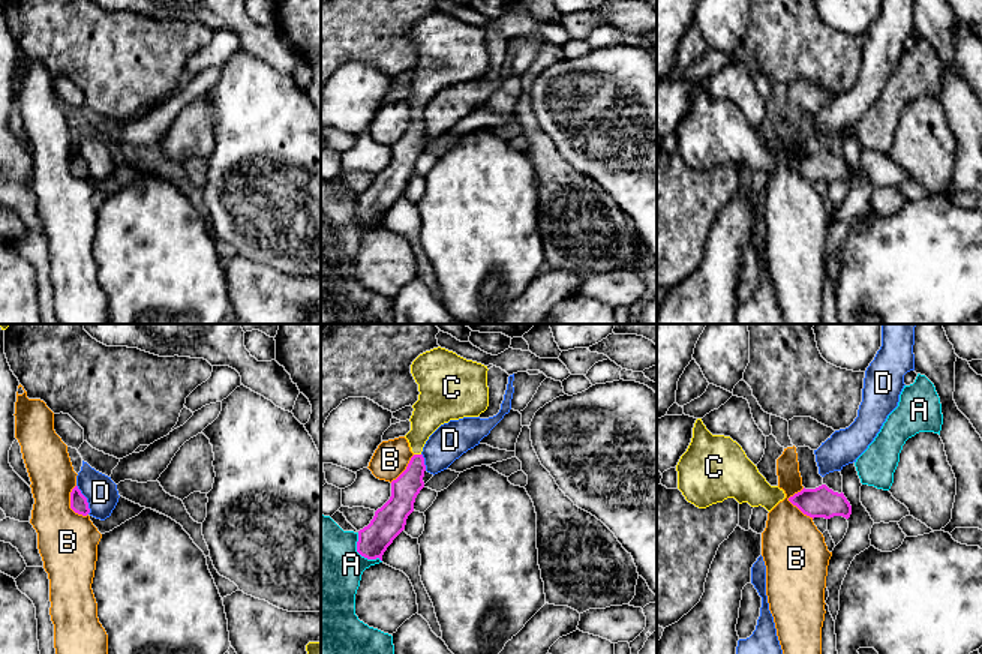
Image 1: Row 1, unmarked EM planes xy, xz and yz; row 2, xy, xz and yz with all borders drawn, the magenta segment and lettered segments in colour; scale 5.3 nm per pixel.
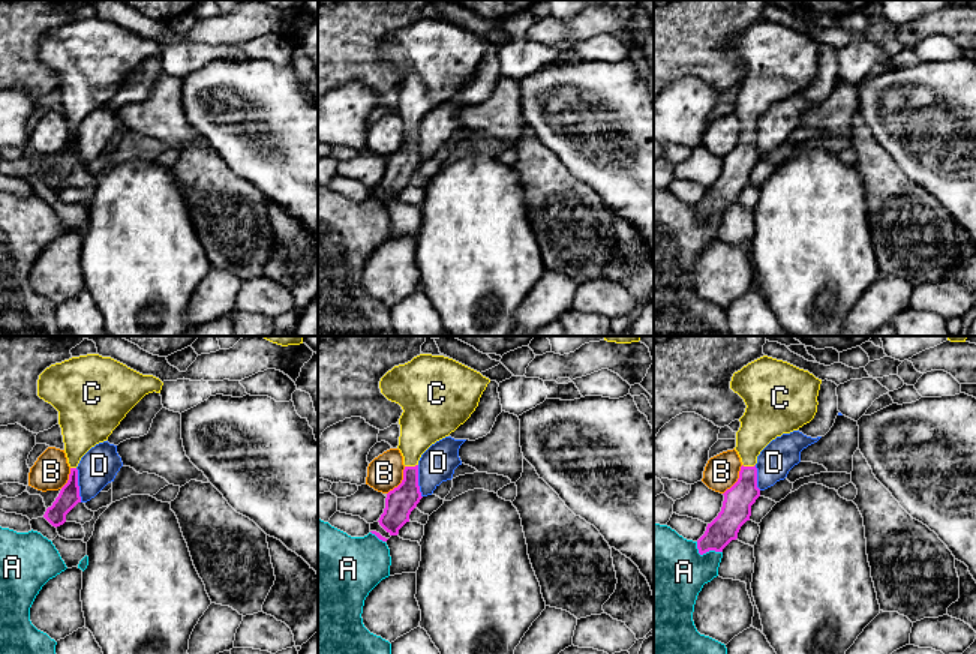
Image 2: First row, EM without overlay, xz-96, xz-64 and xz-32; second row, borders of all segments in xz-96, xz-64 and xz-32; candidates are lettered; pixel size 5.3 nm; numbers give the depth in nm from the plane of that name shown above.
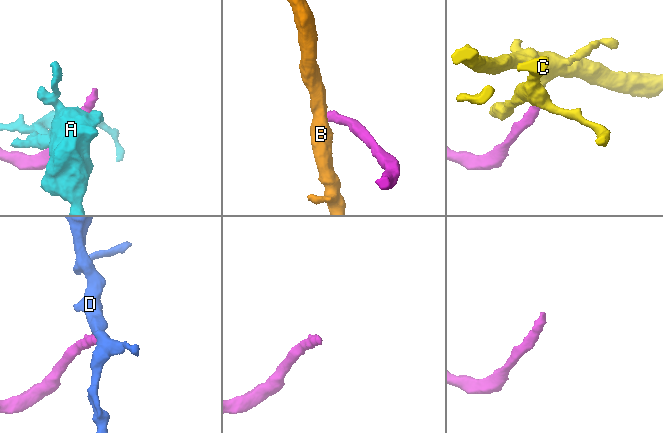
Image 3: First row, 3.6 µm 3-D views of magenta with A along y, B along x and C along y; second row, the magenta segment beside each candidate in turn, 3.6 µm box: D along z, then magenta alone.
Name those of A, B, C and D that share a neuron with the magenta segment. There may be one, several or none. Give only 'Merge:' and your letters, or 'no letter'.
Merge: C

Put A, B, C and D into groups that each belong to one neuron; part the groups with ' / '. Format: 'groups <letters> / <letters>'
groups A / B / C / D

